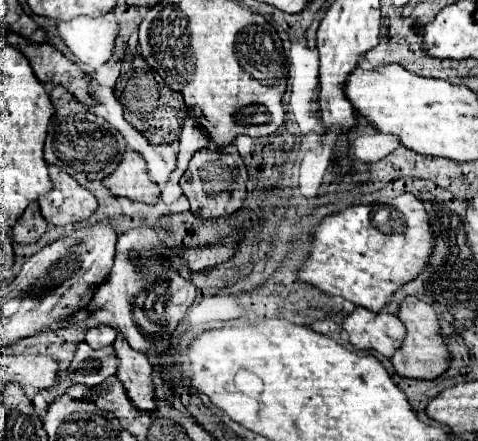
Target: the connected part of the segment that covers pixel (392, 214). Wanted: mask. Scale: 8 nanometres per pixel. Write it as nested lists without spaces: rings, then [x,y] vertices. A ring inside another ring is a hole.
[[[413,194],[397,196],[389,202],[389,212],[381,210],[383,210],[381,204],[369,204],[369,206],[351,206],[339,214],[327,216],[317,226],[311,256],[299,270],[299,280],[313,284],[331,296],[351,300],[355,306],[367,308],[371,312],[379,312],[383,306],[387,306],[391,302],[391,296],[401,286],[419,276],[419,272],[427,266],[427,260],[431,258],[433,236],[431,224],[427,220],[427,210],[423,208],[423,202],[417,196]]]

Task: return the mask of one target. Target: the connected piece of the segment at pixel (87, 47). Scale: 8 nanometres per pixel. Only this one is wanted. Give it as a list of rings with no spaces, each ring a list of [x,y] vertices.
[[[113,12],[99,16],[99,18],[89,18],[89,16],[79,16],[73,18],[69,22],[59,22],[59,36],[63,38],[63,42],[69,46],[69,50],[79,58],[79,62],[83,62],[89,68],[99,68],[103,66],[115,50],[115,38],[119,36],[119,22],[115,18]]]

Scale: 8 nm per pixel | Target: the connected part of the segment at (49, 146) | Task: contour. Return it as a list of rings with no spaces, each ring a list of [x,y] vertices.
[[[55,86],[51,90],[51,102],[55,106],[55,116],[49,124],[45,140],[47,164],[59,166],[63,172],[73,176],[81,186],[85,186],[91,180],[105,180],[111,172],[115,172],[119,160],[123,158],[123,152],[127,148],[123,136],[105,118],[91,114],[89,122],[87,106],[77,102],[75,96],[71,96],[71,92],[67,92],[63,86]]]

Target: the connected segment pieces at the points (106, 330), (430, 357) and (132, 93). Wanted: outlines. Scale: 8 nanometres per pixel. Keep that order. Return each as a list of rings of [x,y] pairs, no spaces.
[[[101,324],[101,326],[95,326],[87,332],[85,342],[91,344],[91,348],[101,348],[101,346],[113,344],[115,336],[117,336],[117,332],[109,324]]]
[[[409,296],[401,304],[399,320],[407,328],[407,338],[405,338],[403,346],[391,358],[391,362],[395,366],[395,372],[403,378],[415,378],[415,380],[435,380],[435,378],[439,378],[449,368],[451,350],[447,348],[447,342],[443,340],[437,312],[429,304]]]
[[[125,56],[121,64],[121,82],[117,82],[115,96],[123,104],[123,112],[129,124],[135,126],[153,144],[175,142],[181,134],[183,120],[189,116],[189,108],[185,106],[183,96],[165,86],[157,72],[153,72],[141,56]]]

